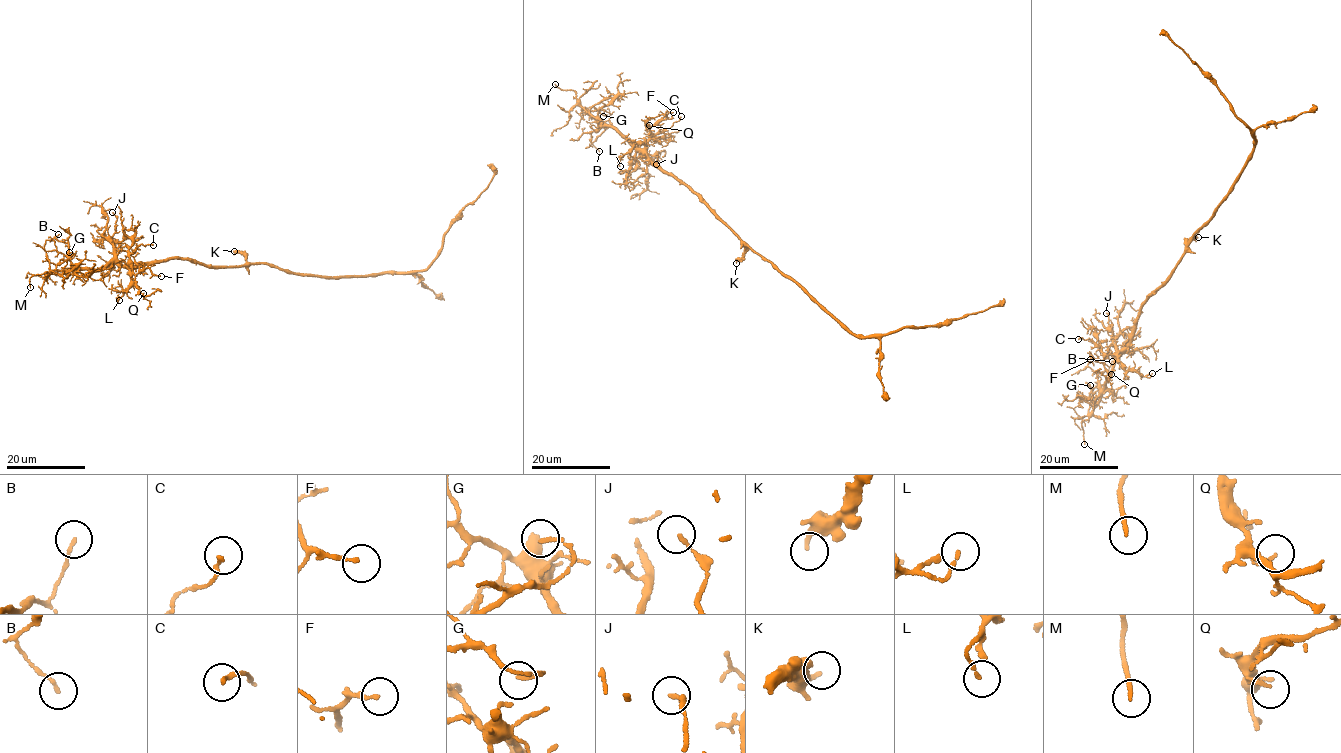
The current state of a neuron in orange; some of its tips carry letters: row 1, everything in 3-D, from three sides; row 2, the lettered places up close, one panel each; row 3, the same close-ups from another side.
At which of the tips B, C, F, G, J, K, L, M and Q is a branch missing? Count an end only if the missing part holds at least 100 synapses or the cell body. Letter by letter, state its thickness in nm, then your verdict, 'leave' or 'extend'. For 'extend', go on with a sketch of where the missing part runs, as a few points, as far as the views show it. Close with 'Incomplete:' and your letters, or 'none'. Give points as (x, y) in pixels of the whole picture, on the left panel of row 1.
B: 130 nm thick; leave
C: 140 nm thick; leave
F: 120 nm thick; leave
G: 100 nm thick; leave
J: 130 nm thick; leave
K: 220 nm thick; leave
L: 130 nm thick; leave
M: 160 nm thick; extend; missing branch runs (30, 287), (30, 294), (22, 299), (28, 308)
Q: 110 nm thick; leave
Incomplete: M

